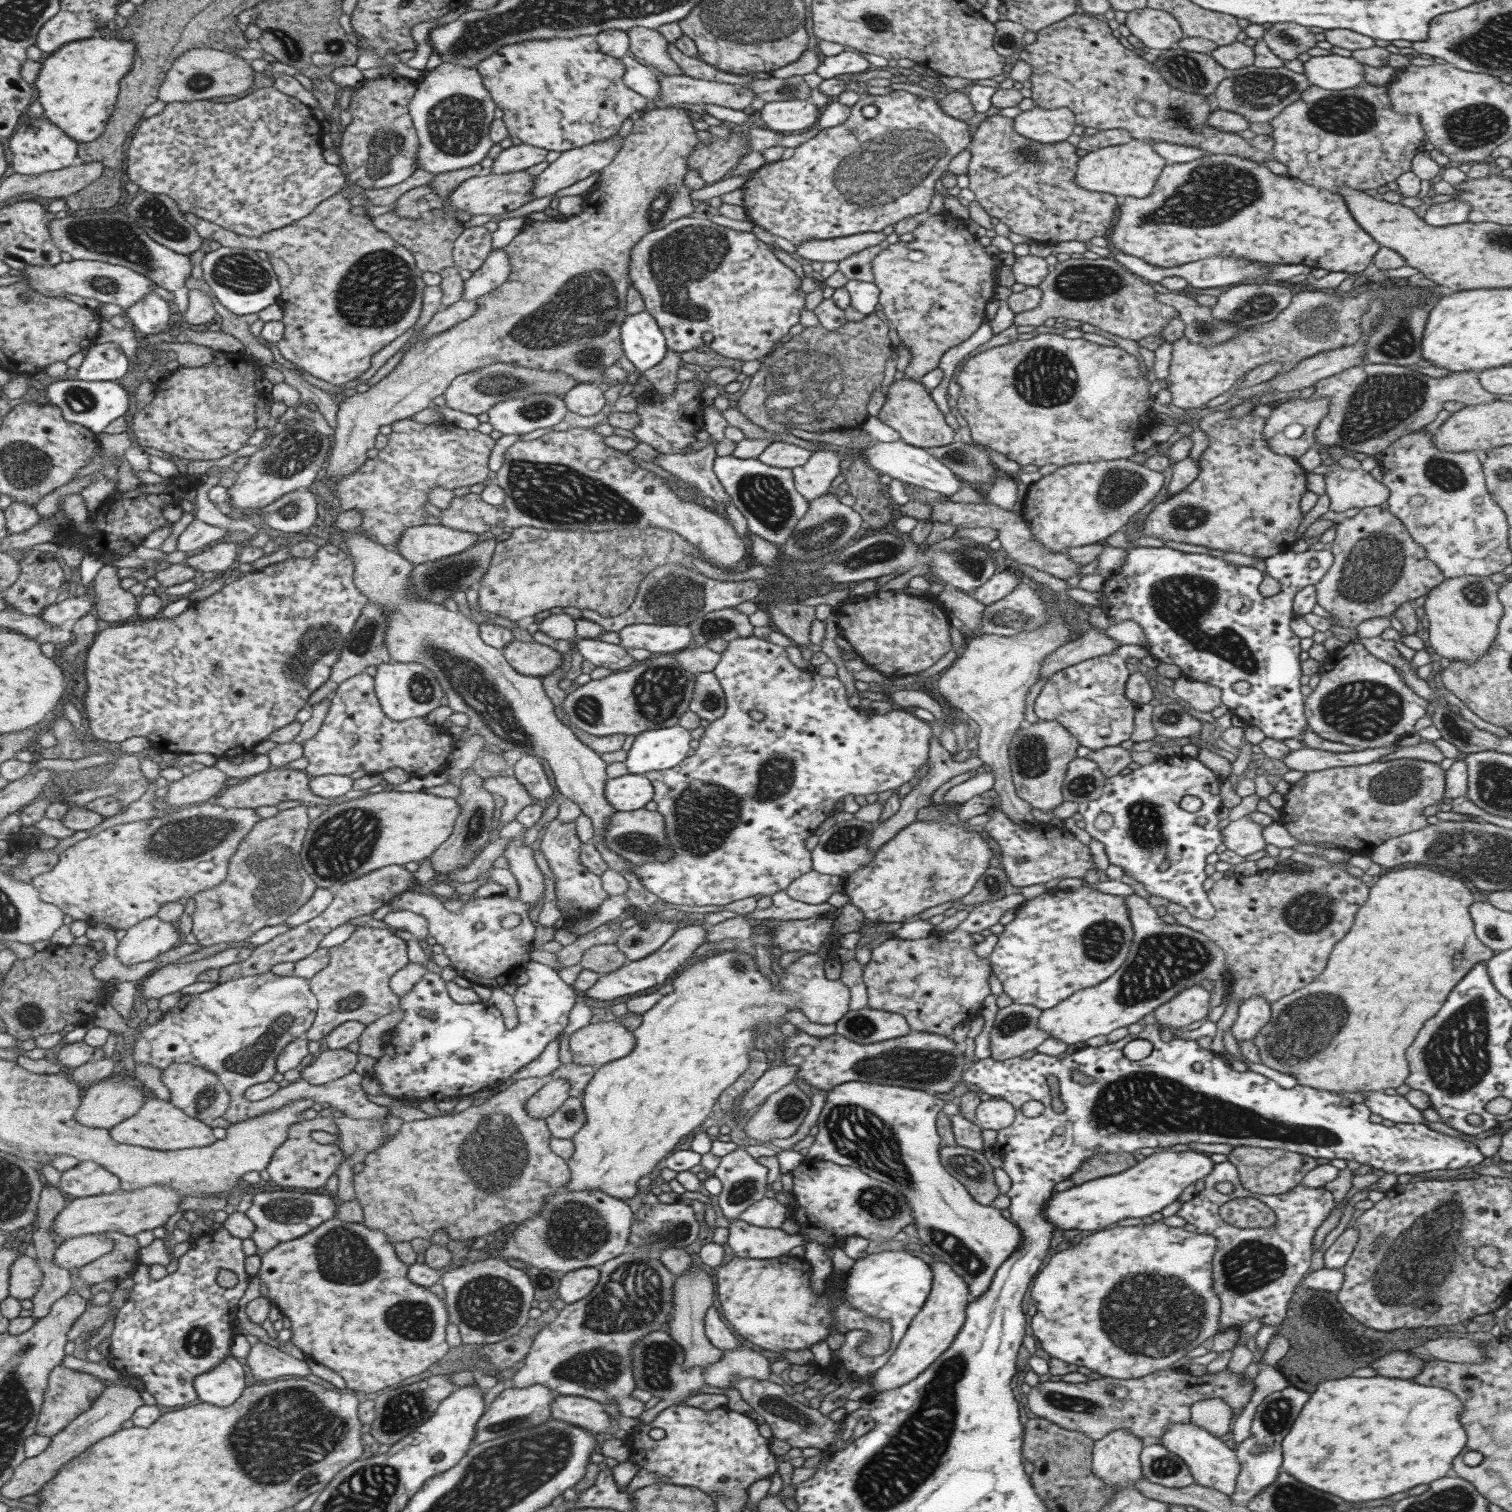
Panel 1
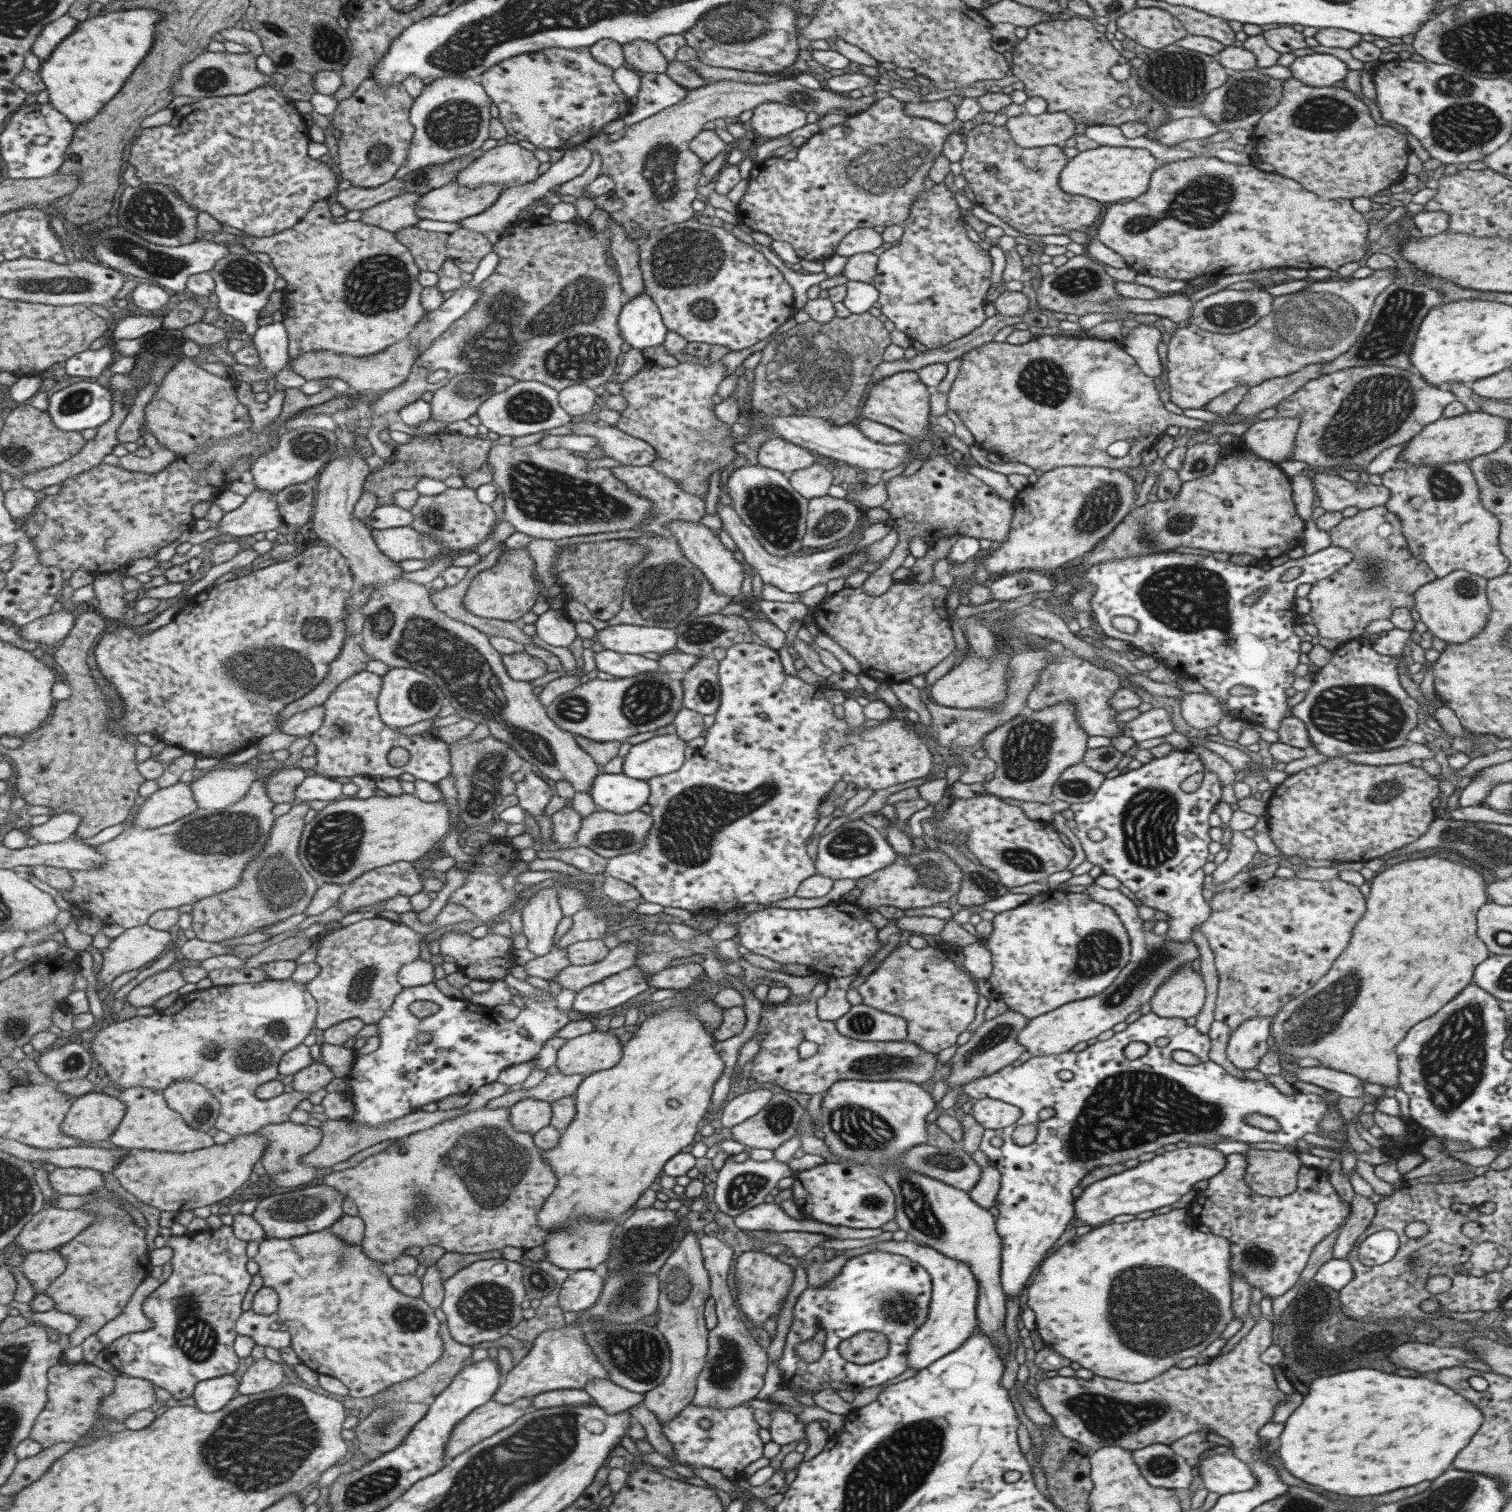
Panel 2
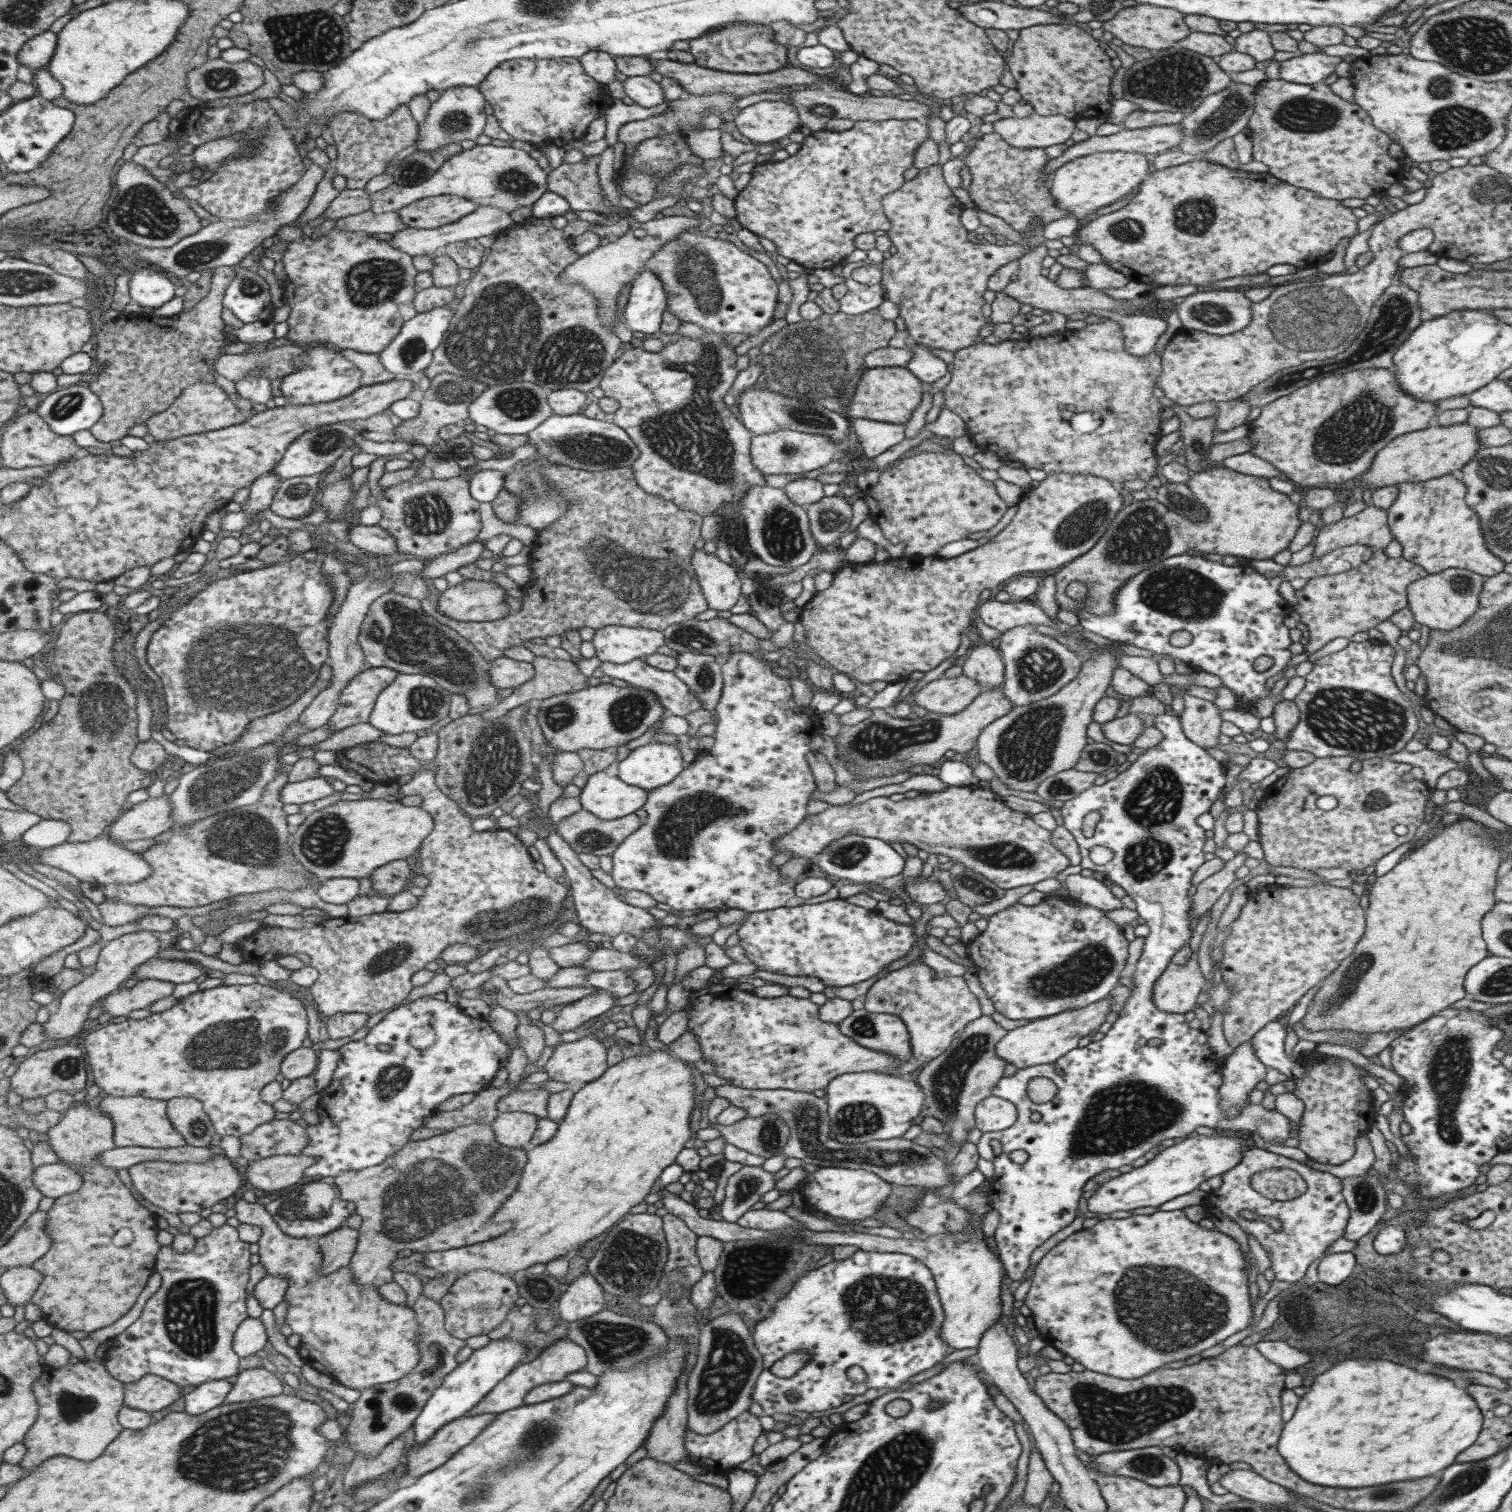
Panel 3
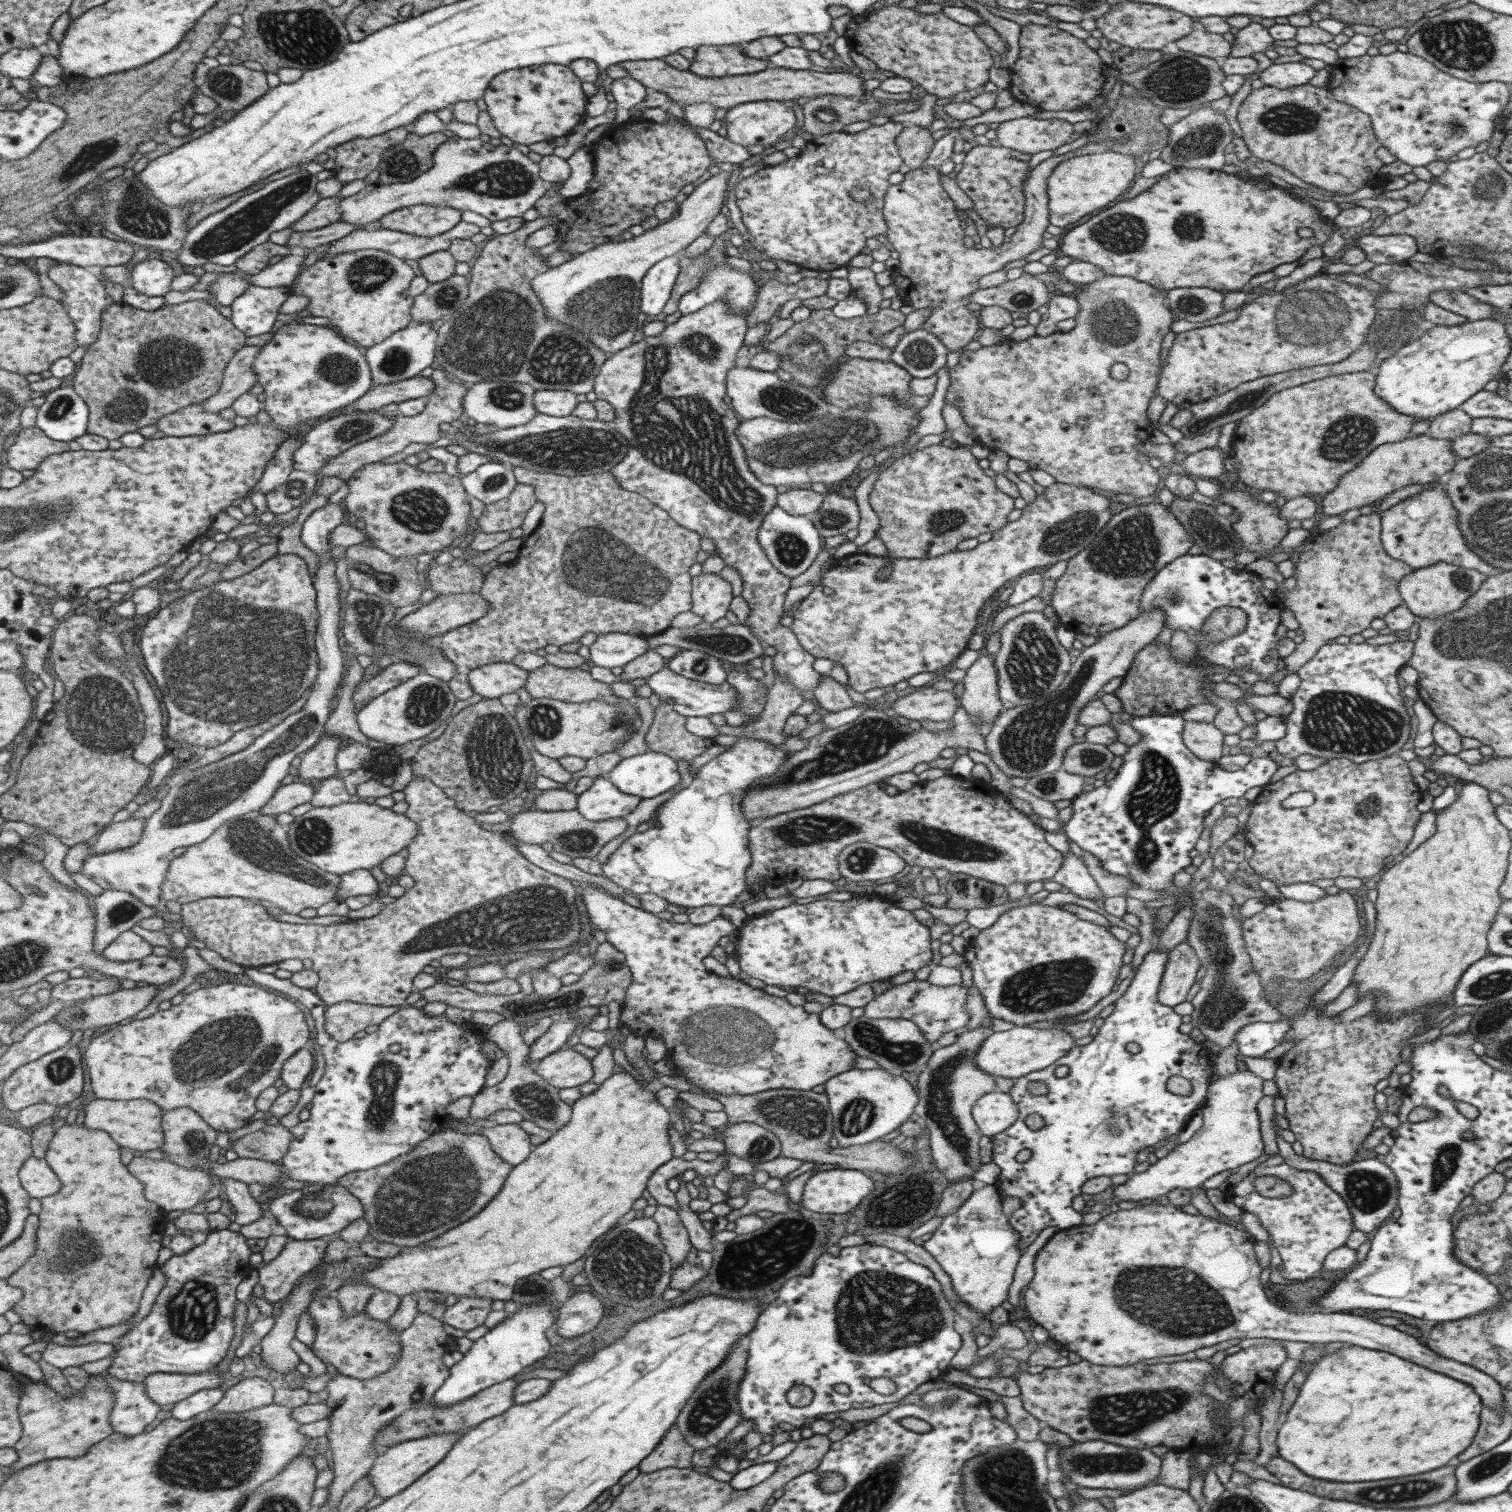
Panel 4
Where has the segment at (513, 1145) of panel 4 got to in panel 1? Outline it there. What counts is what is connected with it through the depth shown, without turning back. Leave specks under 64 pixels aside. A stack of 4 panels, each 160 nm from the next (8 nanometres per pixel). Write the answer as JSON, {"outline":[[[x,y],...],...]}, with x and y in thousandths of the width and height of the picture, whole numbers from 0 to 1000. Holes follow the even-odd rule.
{"outline":[[[361,713],[361,716],[350,725],[347,733],[351,739],[362,739],[375,726],[376,716],[372,713]]]}

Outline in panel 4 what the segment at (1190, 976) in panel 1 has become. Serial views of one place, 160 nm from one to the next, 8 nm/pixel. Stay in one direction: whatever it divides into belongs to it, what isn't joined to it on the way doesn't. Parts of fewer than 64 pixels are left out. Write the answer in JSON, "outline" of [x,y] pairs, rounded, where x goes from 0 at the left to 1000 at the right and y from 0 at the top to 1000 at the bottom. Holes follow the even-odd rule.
{"outline":[[[708,563],[702,566],[701,573],[695,581],[714,594],[730,594],[717,570]],[[673,679],[667,681],[656,683],[648,689],[644,697],[644,704],[655,712],[663,713],[675,713],[681,709],[693,706],[696,702],[704,698],[710,692],[710,687],[702,680],[682,680],[681,679]]]}

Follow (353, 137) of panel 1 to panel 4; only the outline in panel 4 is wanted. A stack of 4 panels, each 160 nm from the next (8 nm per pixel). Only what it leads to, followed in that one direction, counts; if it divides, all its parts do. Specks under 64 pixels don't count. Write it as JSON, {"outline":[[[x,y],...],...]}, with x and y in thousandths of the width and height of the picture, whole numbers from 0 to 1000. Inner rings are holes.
{"outline":[[[265,83],[245,91],[234,91],[225,95],[222,98],[222,104],[220,116],[227,122],[241,118],[251,110],[254,99],[267,93],[271,87],[271,83]]]}

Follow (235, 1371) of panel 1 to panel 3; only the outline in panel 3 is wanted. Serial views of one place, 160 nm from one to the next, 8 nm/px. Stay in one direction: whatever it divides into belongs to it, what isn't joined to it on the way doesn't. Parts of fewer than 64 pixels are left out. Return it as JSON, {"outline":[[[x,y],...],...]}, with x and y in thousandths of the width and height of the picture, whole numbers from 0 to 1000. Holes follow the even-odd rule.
{"outline":[[[149,912],[132,915],[122,923],[122,933],[128,936],[140,933],[148,929],[153,918],[154,915],[153,916]]]}

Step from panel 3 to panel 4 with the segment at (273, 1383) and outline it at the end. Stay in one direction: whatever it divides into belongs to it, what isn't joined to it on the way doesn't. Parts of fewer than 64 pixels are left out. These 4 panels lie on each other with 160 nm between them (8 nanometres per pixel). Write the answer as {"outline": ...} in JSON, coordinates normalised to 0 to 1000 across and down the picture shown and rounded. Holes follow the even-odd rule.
{"outline":[[[165,911],[151,919],[148,925],[145,929],[143,929],[142,932],[145,934],[163,934],[164,933],[169,933],[181,928],[183,919],[183,917],[181,917],[181,915],[178,915],[173,911]]]}

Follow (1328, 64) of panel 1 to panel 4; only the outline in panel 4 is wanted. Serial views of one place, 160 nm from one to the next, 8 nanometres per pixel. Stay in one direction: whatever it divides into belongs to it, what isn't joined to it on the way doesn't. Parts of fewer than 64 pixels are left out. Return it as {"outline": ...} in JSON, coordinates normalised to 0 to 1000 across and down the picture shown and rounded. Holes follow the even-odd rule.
{"outline":[[[859,40],[841,42],[832,48],[832,52],[835,54],[835,57],[841,57],[849,60],[849,58],[864,56],[864,53],[869,49],[868,45]]]}

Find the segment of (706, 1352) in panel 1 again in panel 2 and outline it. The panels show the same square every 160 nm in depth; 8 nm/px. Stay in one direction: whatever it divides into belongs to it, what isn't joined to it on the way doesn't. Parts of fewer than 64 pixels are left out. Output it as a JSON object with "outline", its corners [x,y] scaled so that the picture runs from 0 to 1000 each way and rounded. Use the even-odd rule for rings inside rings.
{"outline":[[[456,813],[450,819],[447,826],[434,841],[436,847],[436,856],[434,864],[433,878],[438,883],[440,894],[443,897],[441,910],[431,919],[425,922],[423,929],[430,933],[437,943],[446,938],[458,927],[460,920],[460,913],[466,903],[468,894],[468,880],[466,876],[466,861],[470,858],[469,845],[464,837],[464,829],[462,820]]]}

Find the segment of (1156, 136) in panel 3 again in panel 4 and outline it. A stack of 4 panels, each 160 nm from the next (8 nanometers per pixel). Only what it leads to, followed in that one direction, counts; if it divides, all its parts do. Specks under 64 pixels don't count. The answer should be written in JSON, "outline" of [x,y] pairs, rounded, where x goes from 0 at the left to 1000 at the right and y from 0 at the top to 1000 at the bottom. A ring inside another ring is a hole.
{"outline":[[[745,91],[720,93],[712,99],[695,103],[683,110],[676,124],[676,147],[671,151],[668,160],[656,163],[655,165],[647,163],[637,163],[638,152],[634,150],[635,146],[632,142],[629,131],[621,122],[620,110],[609,109],[602,112],[597,116],[596,120],[588,122],[584,131],[583,144],[586,149],[585,156],[587,157],[587,162],[595,167],[595,175],[589,179],[590,188],[593,190],[593,195],[598,201],[603,201],[604,204],[617,202],[617,206],[608,217],[617,221],[625,228],[627,233],[637,232],[637,229],[645,225],[649,218],[647,210],[640,204],[640,200],[638,198],[639,196],[647,191],[646,185],[662,179],[667,173],[677,171],[692,161],[689,159],[689,155],[694,149],[691,120],[696,110],[710,103],[735,99],[737,96],[743,96],[744,93]]]}

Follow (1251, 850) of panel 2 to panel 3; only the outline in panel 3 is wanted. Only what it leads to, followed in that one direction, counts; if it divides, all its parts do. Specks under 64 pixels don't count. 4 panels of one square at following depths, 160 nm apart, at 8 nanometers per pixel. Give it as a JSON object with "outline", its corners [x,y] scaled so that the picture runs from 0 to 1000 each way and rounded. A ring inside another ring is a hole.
{"outline":[[[821,562],[817,563],[815,568],[810,569],[809,575],[798,579],[791,585],[790,591],[787,593],[788,600],[786,603],[788,606],[789,610],[800,602],[801,599],[804,598],[804,595],[817,581],[815,577],[822,572],[823,567],[825,566]]]}

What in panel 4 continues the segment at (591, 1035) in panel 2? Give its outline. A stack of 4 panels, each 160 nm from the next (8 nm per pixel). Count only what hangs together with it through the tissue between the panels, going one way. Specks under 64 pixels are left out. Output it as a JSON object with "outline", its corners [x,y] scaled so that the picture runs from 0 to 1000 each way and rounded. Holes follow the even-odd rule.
{"outline":[[[374,692],[360,698],[354,709],[368,720],[382,719],[392,713],[392,704],[383,696]]]}

